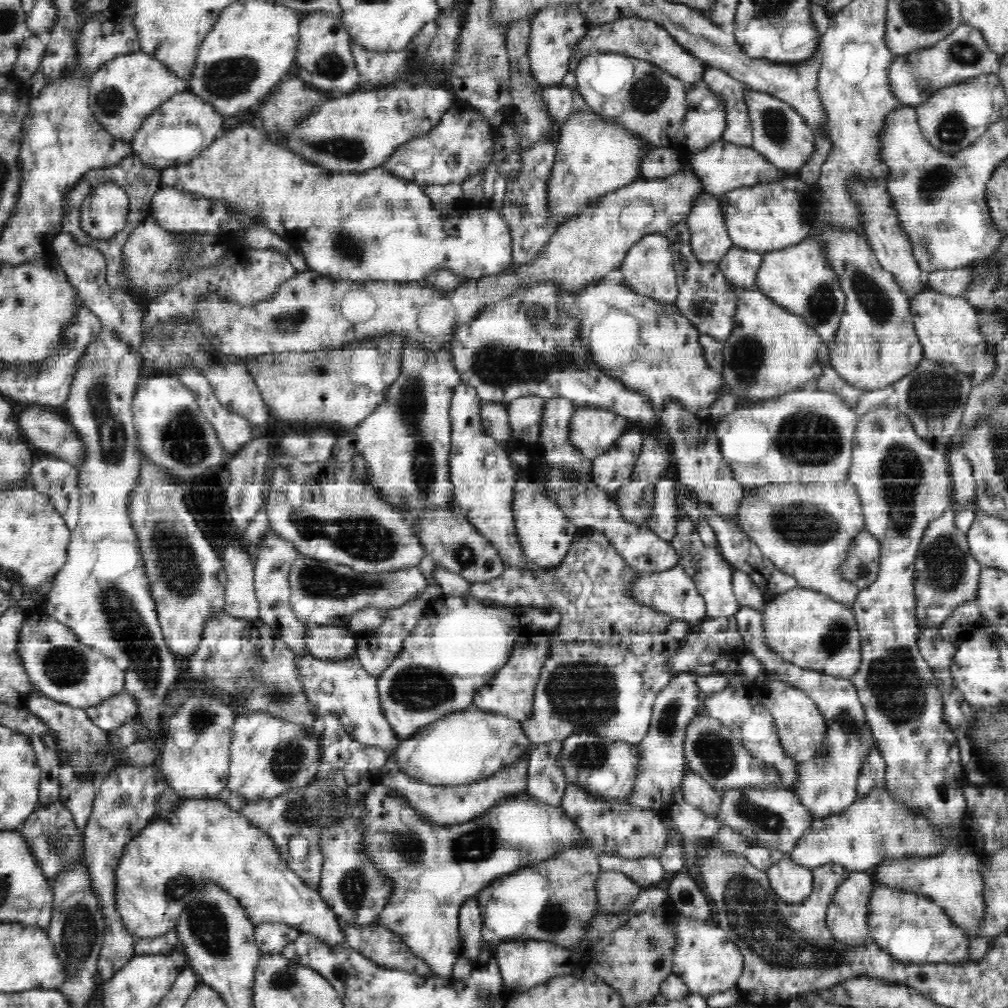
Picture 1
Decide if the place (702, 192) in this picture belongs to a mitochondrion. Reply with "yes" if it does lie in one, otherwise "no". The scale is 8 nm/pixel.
no

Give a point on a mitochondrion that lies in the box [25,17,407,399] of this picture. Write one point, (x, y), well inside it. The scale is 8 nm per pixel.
(230, 77)

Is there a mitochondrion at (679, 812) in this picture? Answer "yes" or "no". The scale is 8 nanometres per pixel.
no

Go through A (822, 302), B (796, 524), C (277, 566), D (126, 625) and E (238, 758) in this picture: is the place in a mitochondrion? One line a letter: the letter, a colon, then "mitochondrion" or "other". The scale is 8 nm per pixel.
A: mitochondrion
B: mitochondrion
C: mitochondrion
D: mitochondrion
E: other

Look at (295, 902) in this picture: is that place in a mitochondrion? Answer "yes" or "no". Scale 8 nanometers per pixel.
no

